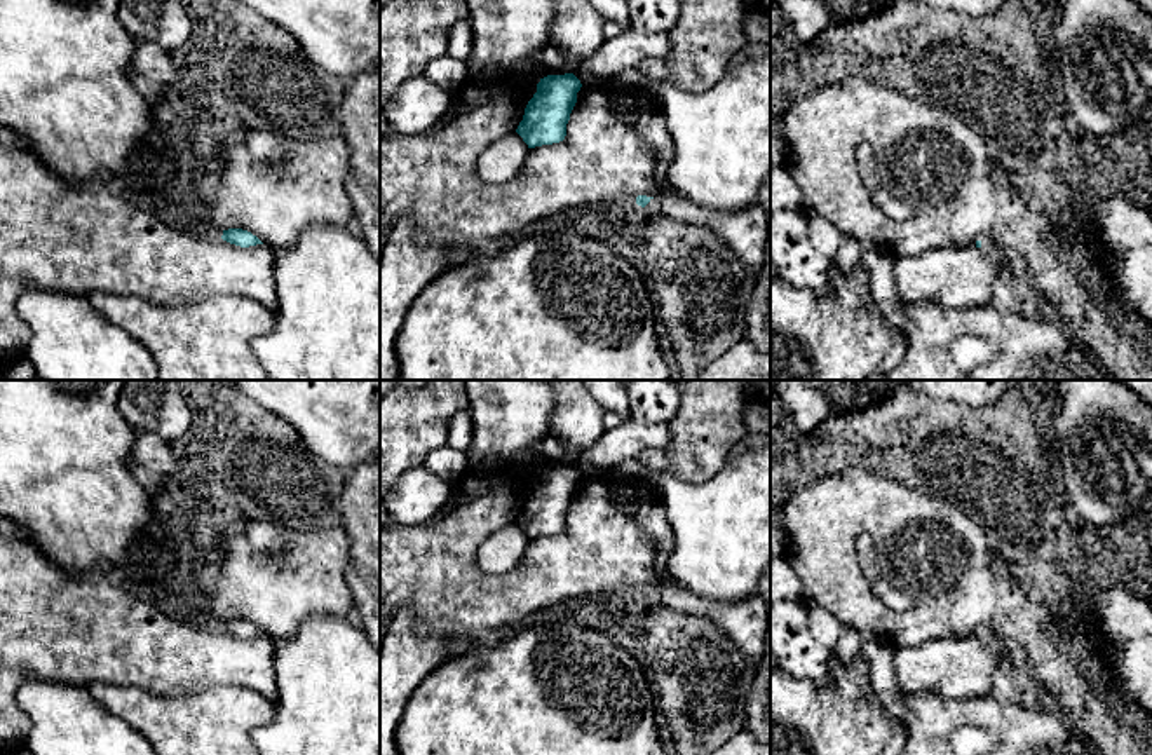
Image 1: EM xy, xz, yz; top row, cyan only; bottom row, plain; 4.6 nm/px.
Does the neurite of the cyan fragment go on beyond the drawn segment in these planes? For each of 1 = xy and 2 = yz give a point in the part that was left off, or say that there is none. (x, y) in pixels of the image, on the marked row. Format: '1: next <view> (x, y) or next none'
1: next none
2: next yz (987, 241)

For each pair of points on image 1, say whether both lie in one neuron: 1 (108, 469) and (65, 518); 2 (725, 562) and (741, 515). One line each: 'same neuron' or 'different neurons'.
1: same neuron
2: same neuron

